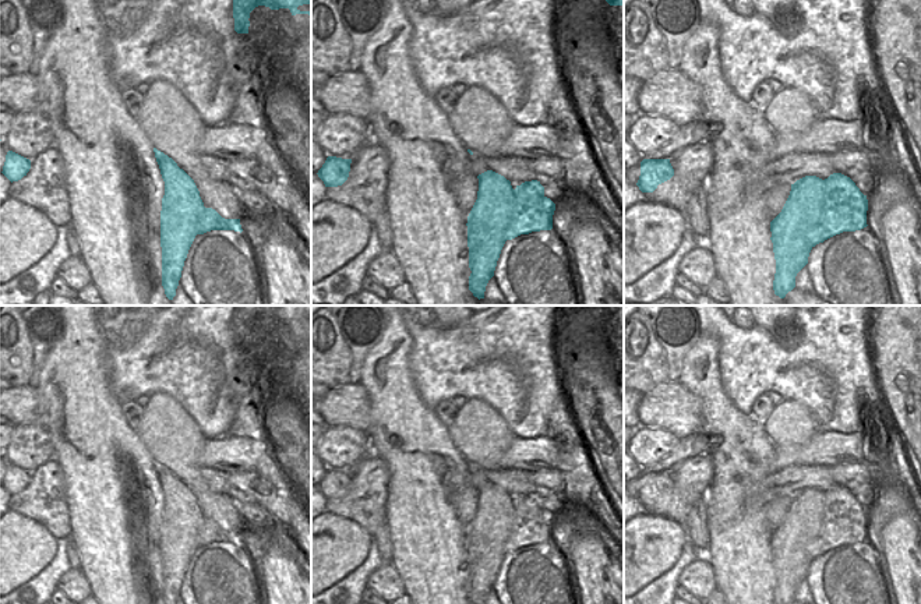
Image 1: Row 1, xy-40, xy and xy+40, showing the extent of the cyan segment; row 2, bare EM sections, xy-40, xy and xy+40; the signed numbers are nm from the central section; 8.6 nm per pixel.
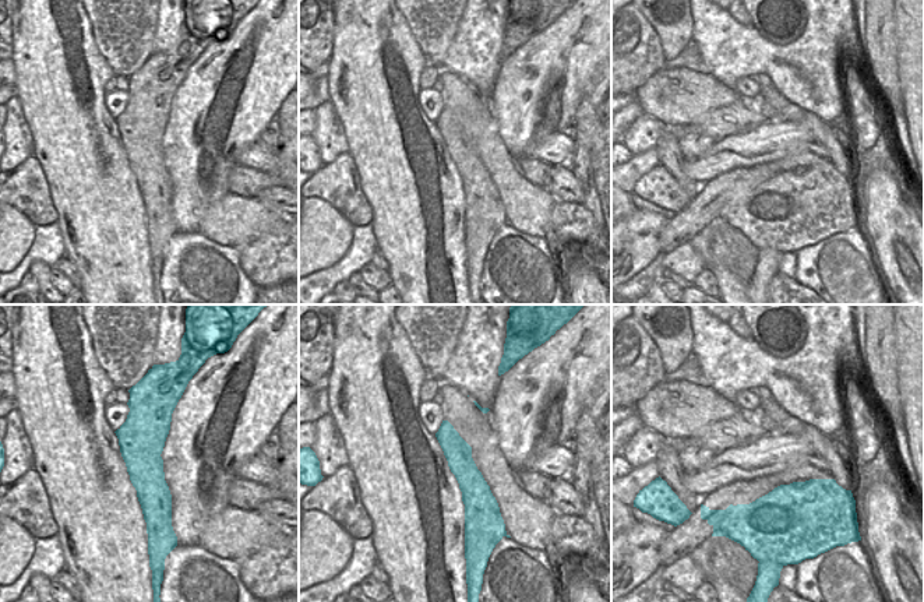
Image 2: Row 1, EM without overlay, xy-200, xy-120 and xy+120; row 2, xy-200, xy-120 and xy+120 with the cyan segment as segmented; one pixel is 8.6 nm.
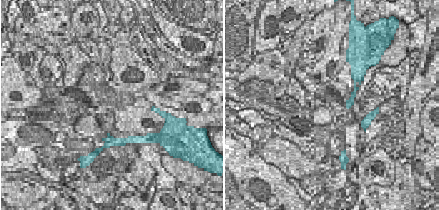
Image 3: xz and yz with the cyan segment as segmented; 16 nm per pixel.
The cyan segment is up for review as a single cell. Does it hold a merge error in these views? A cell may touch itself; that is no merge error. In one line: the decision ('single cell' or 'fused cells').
fused cells

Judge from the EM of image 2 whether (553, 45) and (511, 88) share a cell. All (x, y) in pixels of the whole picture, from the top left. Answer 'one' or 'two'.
one

